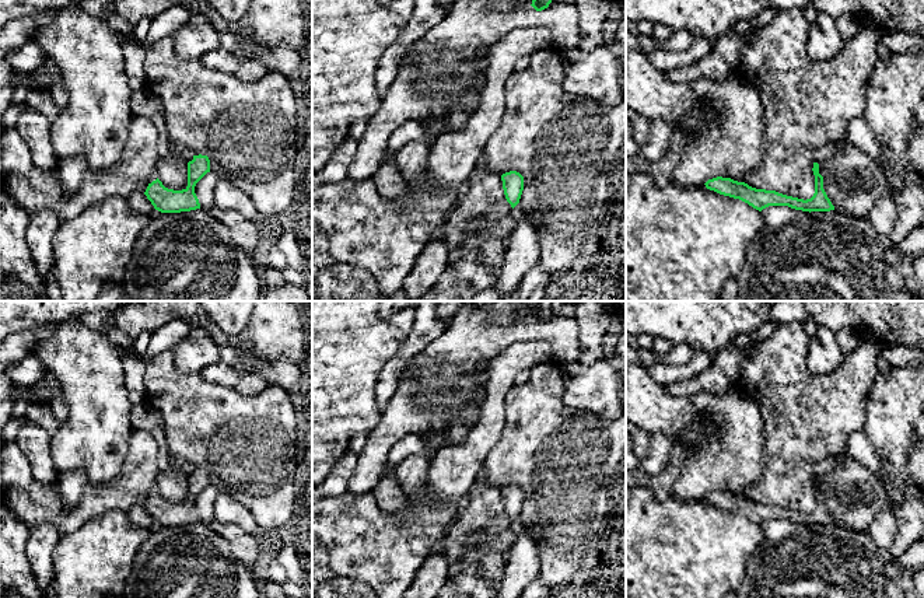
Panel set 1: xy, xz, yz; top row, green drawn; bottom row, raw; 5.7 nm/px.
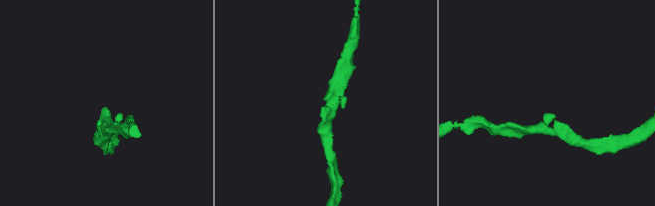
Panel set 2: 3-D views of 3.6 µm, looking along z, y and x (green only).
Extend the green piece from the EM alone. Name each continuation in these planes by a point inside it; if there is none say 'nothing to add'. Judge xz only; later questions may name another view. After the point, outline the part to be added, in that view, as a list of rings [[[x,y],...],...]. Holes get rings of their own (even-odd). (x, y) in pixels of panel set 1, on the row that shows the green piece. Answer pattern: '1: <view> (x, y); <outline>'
nothing to add

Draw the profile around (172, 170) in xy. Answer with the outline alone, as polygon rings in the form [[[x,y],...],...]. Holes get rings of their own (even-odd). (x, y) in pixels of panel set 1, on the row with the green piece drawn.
[[[171,153],[158,158],[155,175],[165,188],[182,190],[188,186],[188,162],[182,155]]]

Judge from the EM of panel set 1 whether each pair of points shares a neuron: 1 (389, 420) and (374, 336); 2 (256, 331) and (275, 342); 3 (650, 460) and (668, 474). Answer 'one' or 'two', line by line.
1: two
2: one
3: two

